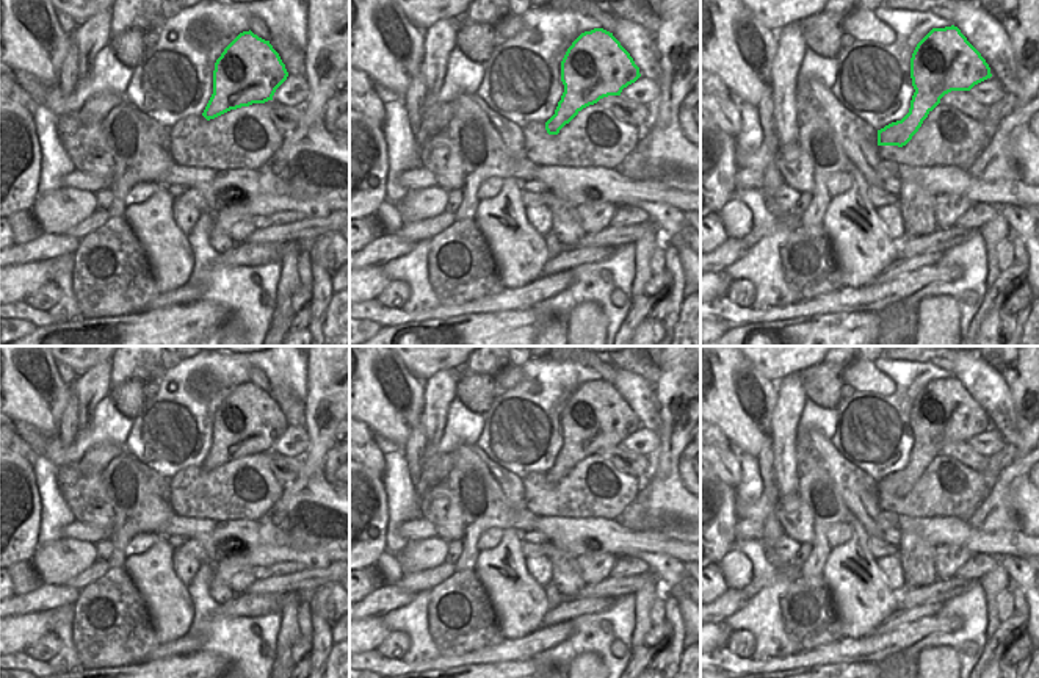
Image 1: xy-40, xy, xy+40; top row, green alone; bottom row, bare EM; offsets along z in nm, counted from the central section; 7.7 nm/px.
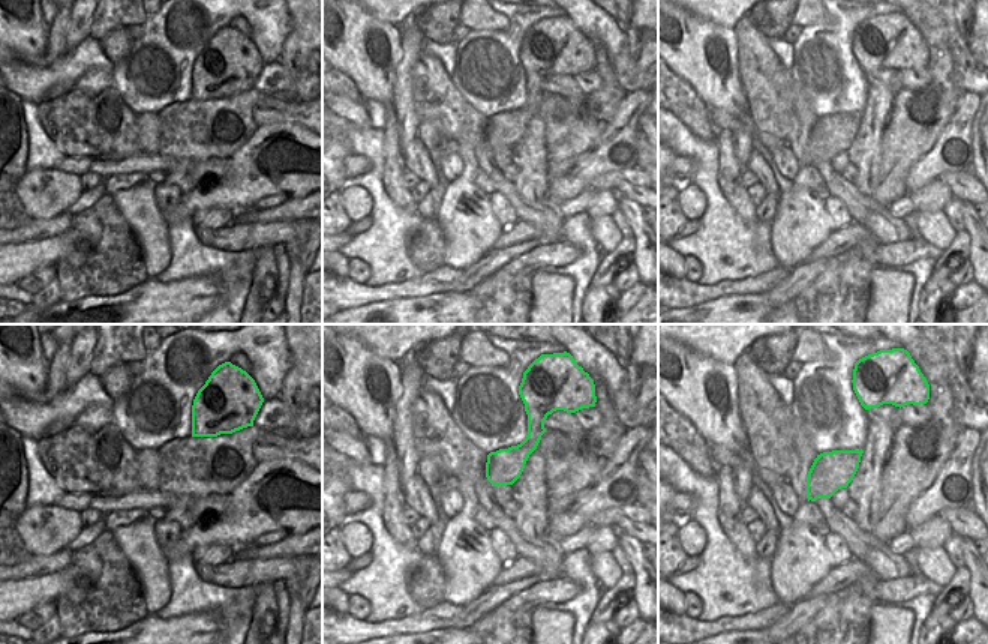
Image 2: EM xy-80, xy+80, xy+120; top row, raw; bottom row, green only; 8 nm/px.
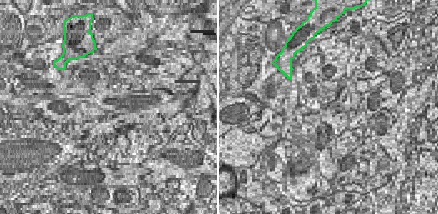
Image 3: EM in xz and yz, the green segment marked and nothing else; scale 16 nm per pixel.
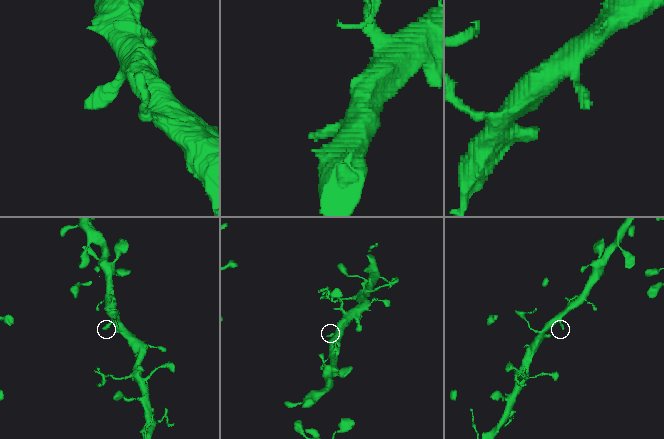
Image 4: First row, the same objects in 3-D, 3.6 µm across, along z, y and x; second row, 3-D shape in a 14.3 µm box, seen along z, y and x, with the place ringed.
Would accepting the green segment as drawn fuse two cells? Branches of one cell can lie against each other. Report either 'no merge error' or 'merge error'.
no merge error

